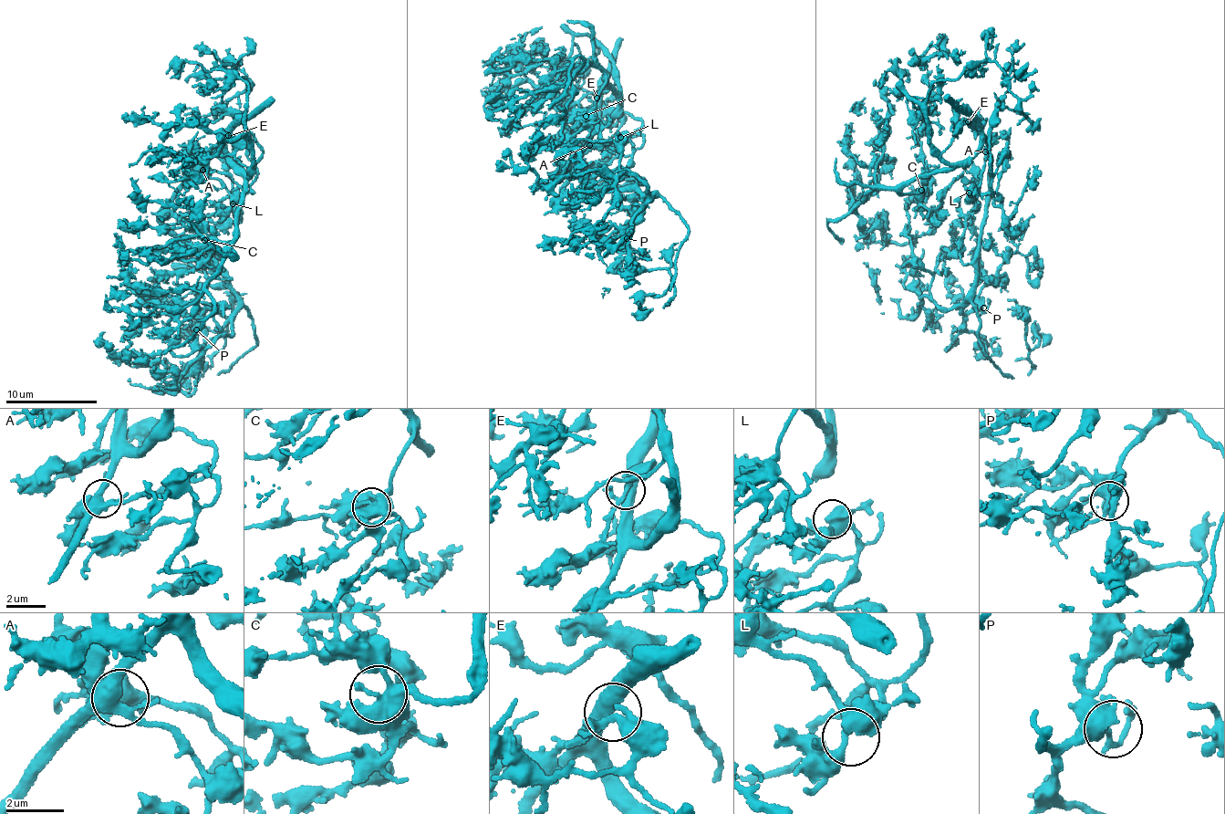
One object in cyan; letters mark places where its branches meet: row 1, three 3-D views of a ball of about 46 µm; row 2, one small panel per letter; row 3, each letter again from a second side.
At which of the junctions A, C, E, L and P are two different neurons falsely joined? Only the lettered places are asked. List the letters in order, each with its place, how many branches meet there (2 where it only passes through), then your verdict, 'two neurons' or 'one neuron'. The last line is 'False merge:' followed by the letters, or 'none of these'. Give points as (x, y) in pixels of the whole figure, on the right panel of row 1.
A: place (985, 151); branches 5; one neuron
C: place (921, 190); branches 4; one neuron
E: place (968, 121); branches 5; one neuron
L: place (969, 193); branches 3; one neuron
P: place (983, 307); branches 5; one neuron
False merge: none of these

